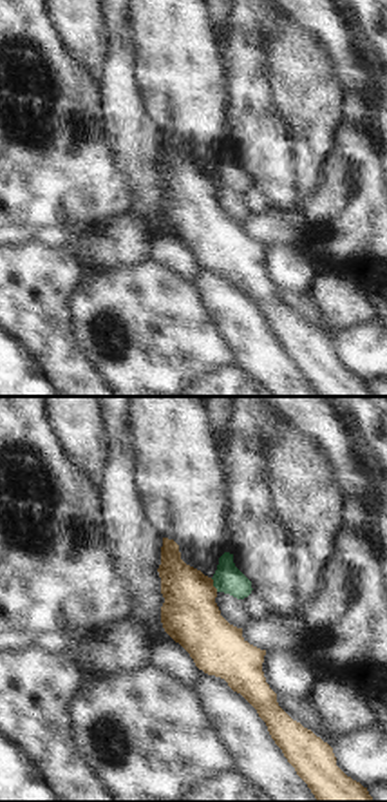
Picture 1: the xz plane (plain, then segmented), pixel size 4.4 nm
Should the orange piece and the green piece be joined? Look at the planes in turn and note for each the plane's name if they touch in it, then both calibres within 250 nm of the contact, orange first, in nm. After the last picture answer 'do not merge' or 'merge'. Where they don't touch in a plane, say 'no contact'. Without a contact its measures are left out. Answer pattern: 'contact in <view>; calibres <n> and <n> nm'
contact in xz; calibres 260 and 120 nm

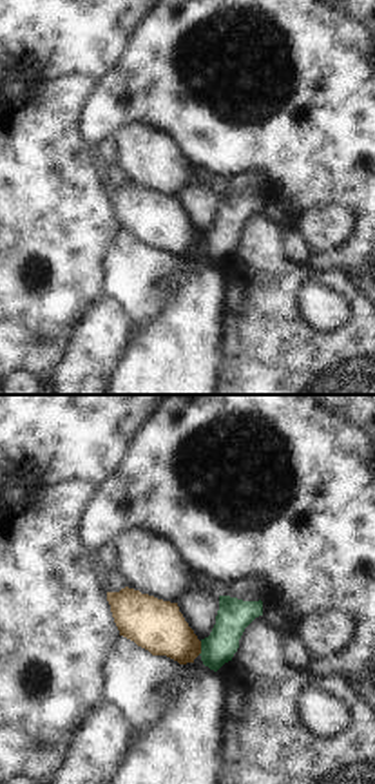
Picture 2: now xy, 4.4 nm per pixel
contact in xy; calibres 240 and 150 nm

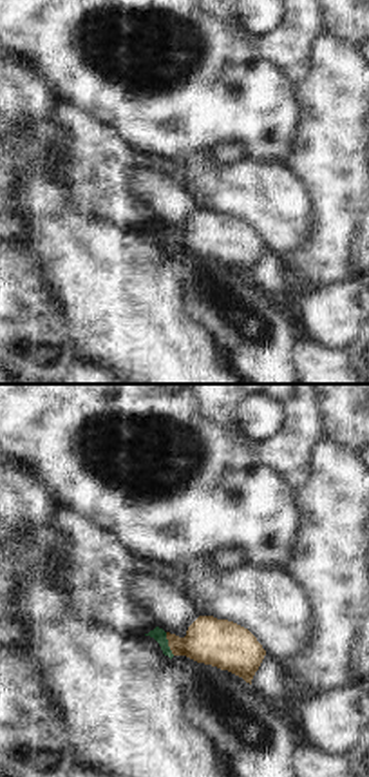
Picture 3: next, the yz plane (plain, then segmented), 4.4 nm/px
contact in yz; calibres 220 and 60 nm

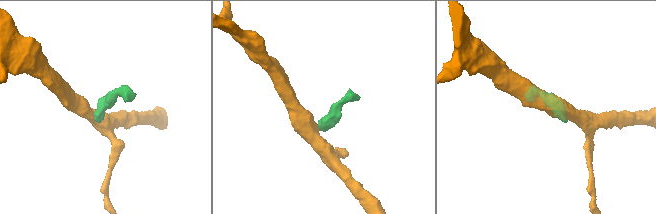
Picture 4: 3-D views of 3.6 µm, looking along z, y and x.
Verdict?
do not merge

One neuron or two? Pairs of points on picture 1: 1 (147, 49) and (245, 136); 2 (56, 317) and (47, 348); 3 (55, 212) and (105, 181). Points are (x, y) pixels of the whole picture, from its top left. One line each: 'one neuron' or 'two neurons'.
1: two neurons
2: one neuron
3: one neuron

